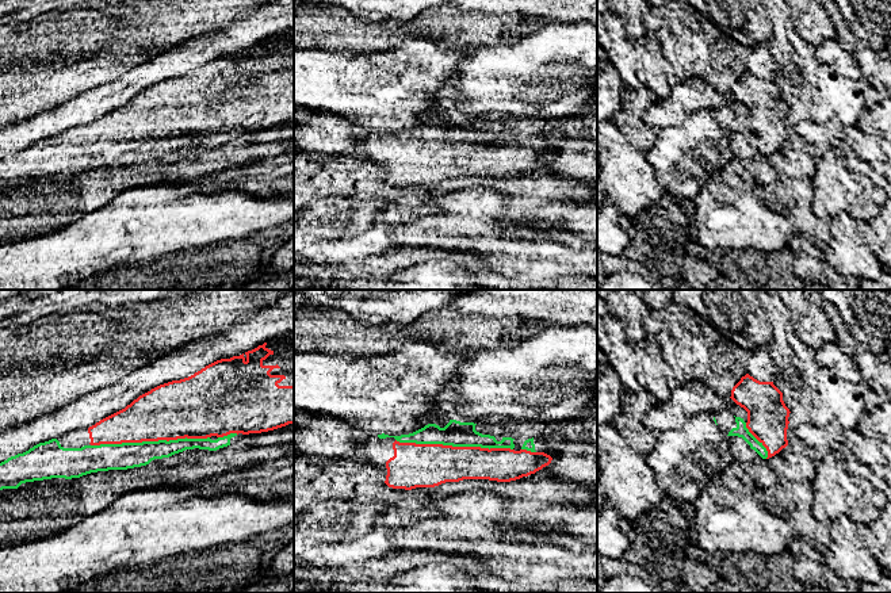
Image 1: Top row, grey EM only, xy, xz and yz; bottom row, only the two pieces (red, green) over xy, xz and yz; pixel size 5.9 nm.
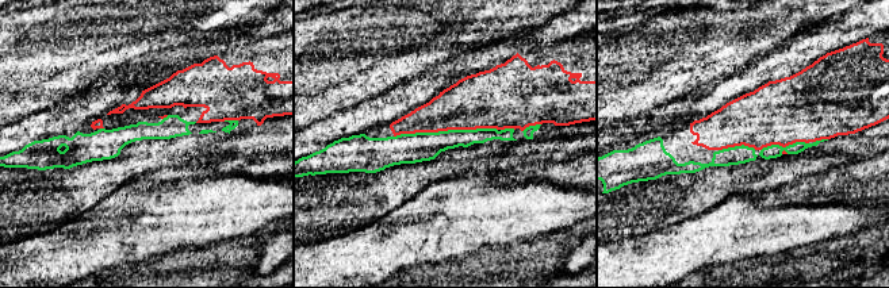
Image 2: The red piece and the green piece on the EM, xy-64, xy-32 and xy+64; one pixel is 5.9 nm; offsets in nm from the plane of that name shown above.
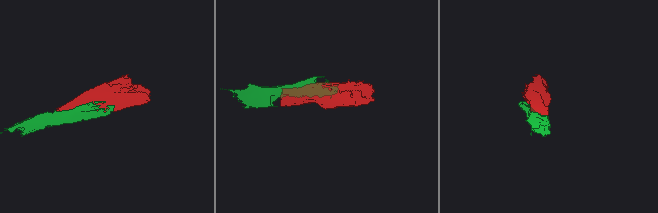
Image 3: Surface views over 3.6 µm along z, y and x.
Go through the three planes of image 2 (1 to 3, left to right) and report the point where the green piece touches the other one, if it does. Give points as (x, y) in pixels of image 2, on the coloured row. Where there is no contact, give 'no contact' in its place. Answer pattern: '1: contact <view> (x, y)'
1: contact xy-64 (230, 119)
2: contact xy-32 (445, 130)
3: contact xy+64 (784, 146)

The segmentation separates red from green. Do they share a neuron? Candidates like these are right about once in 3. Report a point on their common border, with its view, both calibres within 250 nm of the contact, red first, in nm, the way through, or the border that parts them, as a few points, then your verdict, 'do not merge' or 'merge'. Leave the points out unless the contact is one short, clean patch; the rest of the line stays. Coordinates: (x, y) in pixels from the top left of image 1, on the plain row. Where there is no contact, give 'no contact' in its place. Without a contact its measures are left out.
contact xy (149, 137); calibres 340 and 160 nm; merge

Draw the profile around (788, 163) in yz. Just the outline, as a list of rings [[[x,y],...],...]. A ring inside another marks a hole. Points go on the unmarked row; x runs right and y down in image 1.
[[[789,142],[772,153],[769,162],[780,179],[812,179],[817,173],[812,156],[794,149]]]

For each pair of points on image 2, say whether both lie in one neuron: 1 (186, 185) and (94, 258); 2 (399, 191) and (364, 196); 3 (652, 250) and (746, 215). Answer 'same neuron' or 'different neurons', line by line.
1: same neuron
2: same neuron
3: same neuron

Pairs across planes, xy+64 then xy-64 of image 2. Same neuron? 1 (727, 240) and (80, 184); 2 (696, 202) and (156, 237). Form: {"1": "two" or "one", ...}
{"1": "two", "2": "two"}

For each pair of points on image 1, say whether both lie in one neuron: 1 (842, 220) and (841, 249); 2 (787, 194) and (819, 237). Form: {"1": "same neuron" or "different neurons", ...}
{"1": "same neuron", "2": "same neuron"}

